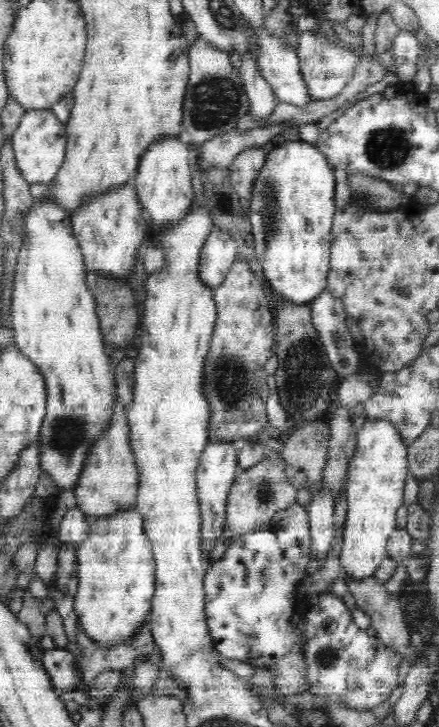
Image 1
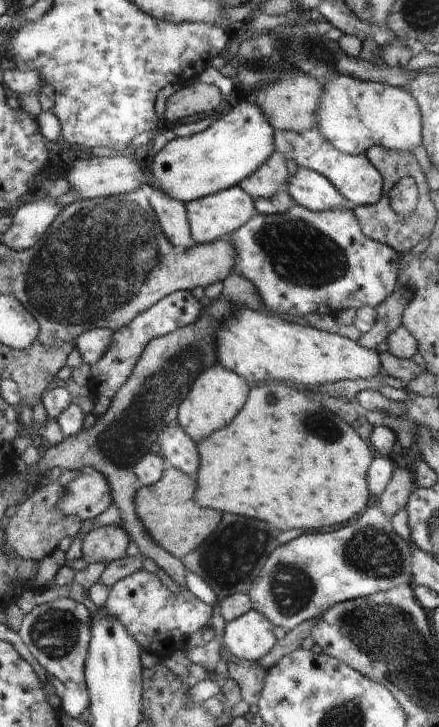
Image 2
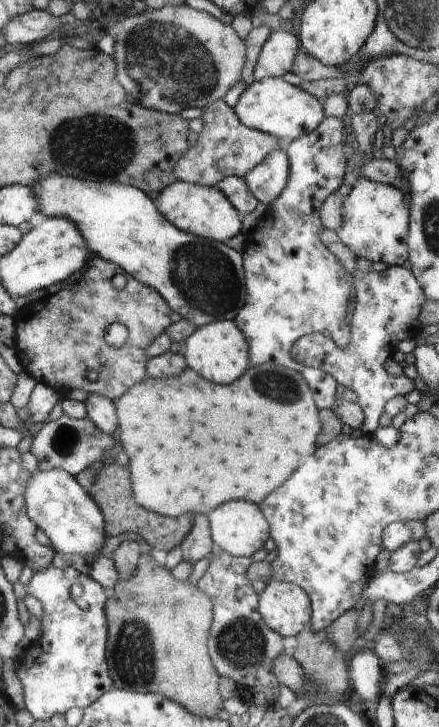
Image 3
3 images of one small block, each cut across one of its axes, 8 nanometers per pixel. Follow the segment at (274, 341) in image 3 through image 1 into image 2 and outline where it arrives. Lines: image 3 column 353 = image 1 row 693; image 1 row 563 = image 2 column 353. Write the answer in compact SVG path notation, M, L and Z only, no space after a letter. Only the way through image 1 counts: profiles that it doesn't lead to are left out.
M295 204L287 214L263 216L255 214L239 232L233 234L239 246L239 266L247 278L251 278L259 292L263 294L265 306L275 314L323 314L335 316L337 310L353 308L375 308L379 306L395 288L395 274L399 268L399 258L391 246L367 238L361 230L359 220L351 208L343 212L313 212L301 204Z

